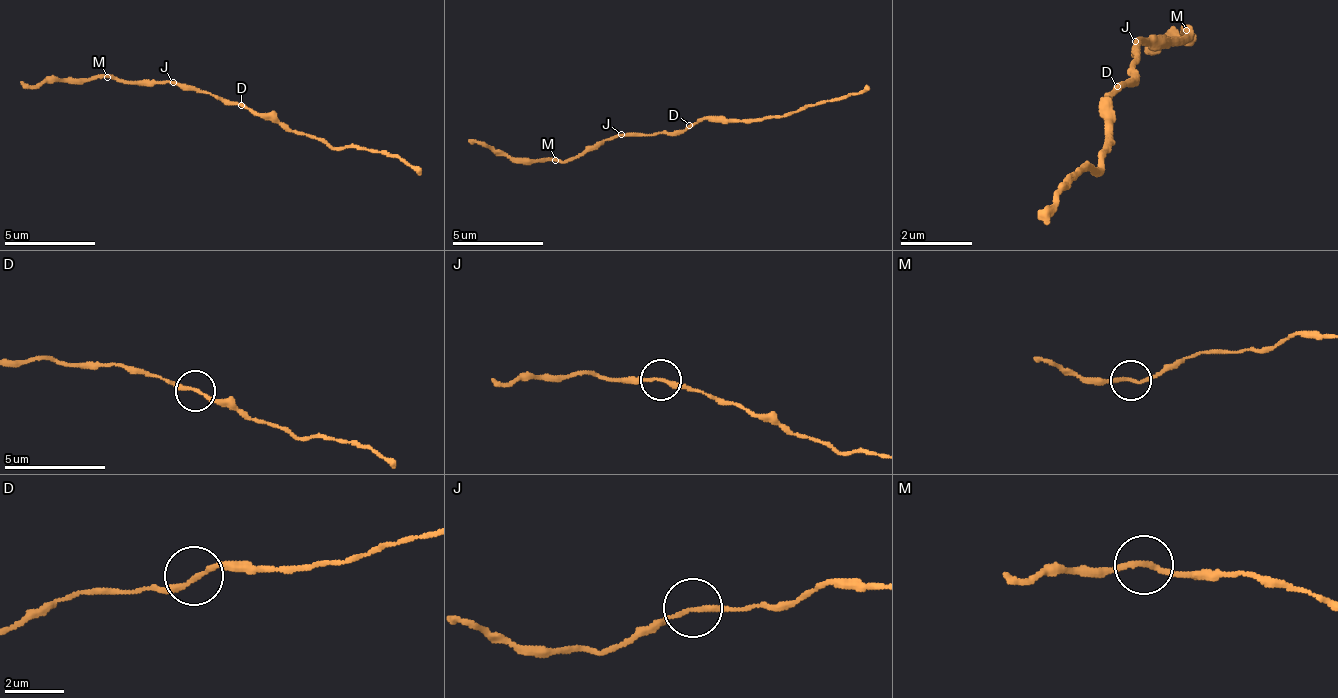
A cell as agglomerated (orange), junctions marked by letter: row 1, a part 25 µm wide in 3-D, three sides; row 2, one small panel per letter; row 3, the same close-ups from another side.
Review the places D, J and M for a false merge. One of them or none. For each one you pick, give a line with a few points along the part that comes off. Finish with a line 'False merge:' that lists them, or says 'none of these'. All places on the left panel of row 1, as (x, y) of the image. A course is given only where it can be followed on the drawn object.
False merge: none of these

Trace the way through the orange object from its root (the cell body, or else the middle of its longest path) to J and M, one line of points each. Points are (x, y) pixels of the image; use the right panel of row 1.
J: (1126, 77), (1135, 68), (1135, 41)
M: (1126, 77), (1135, 68), (1135, 41), (1180, 41), (1189, 32)

